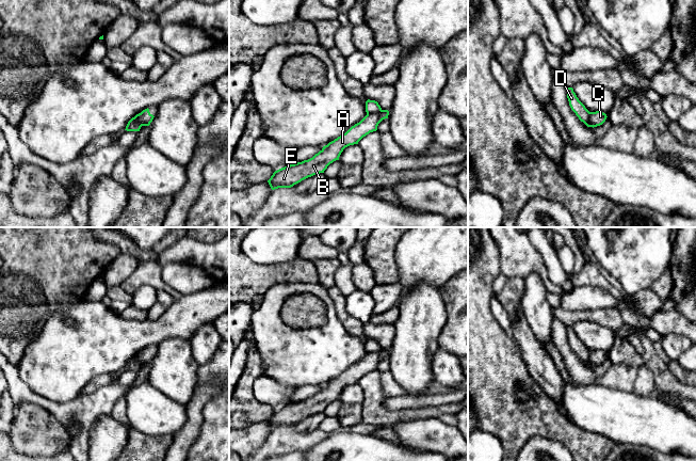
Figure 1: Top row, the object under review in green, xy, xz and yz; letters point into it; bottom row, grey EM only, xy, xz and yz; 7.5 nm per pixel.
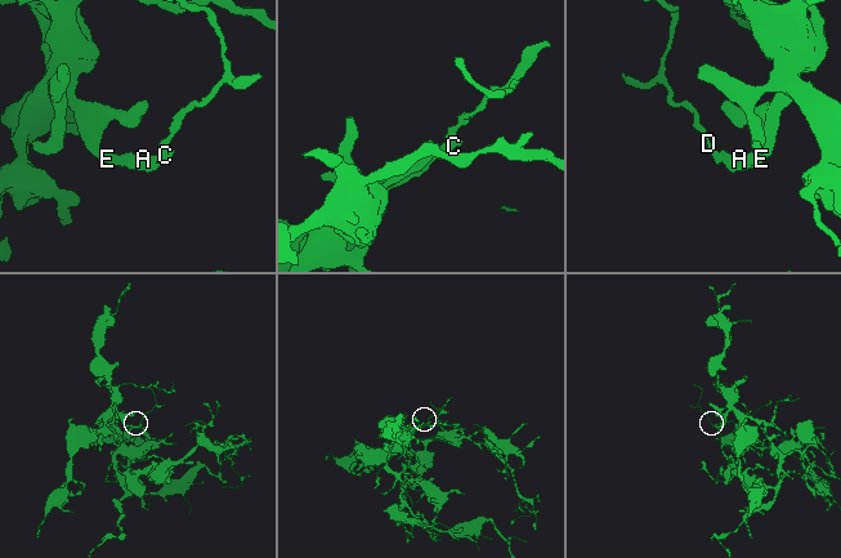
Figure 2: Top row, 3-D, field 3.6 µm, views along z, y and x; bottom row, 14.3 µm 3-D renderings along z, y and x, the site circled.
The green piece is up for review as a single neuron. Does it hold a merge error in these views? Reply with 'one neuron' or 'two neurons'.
two neurons

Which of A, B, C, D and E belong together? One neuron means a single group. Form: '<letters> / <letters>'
A B C E / D

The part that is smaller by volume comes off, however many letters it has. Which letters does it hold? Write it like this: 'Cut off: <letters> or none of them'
Cut off: D

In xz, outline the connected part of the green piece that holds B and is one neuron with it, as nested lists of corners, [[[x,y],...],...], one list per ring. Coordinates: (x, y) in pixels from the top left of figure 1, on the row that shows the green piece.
[[[381,110],[377,113],[367,114],[345,133],[323,146],[312,158],[275,171],[268,180],[271,189],[291,188],[308,177],[324,173],[330,163],[339,160],[345,147],[358,144],[363,137],[370,132],[376,131],[378,124],[383,120],[388,118],[388,115],[388,110]]]

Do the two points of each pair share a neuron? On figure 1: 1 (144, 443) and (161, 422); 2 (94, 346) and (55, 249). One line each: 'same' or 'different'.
1: different
2: different

